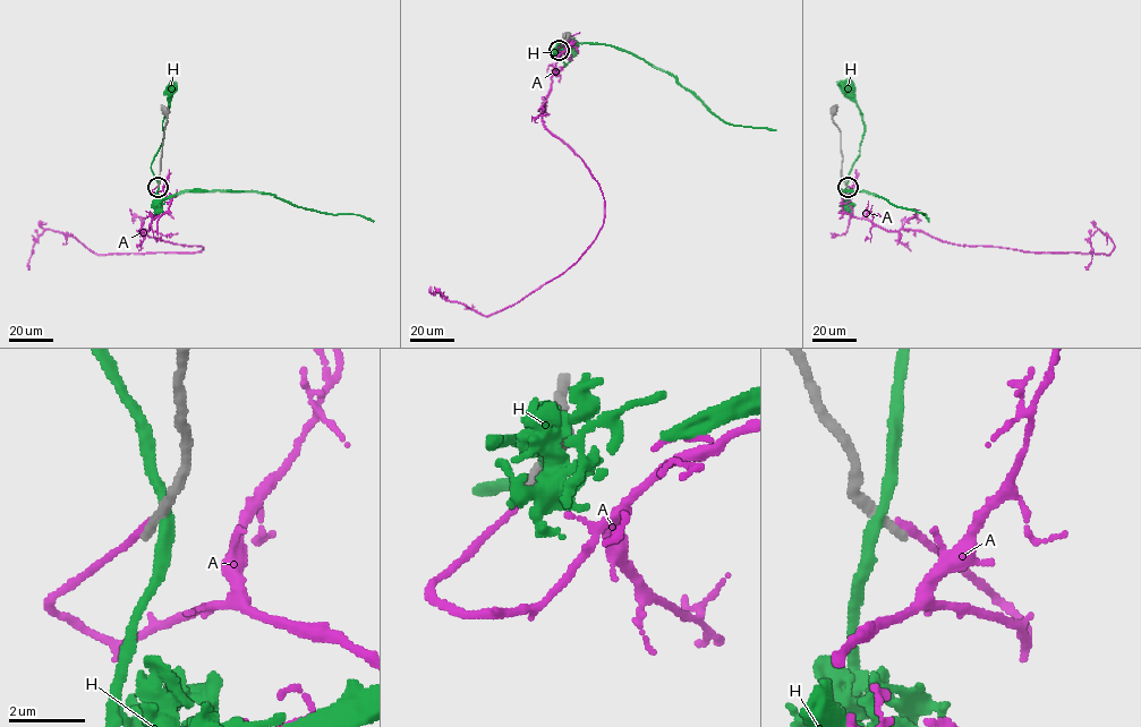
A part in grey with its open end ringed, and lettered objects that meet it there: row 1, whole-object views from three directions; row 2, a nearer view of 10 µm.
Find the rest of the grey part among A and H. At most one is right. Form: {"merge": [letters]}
{"merge": []}

